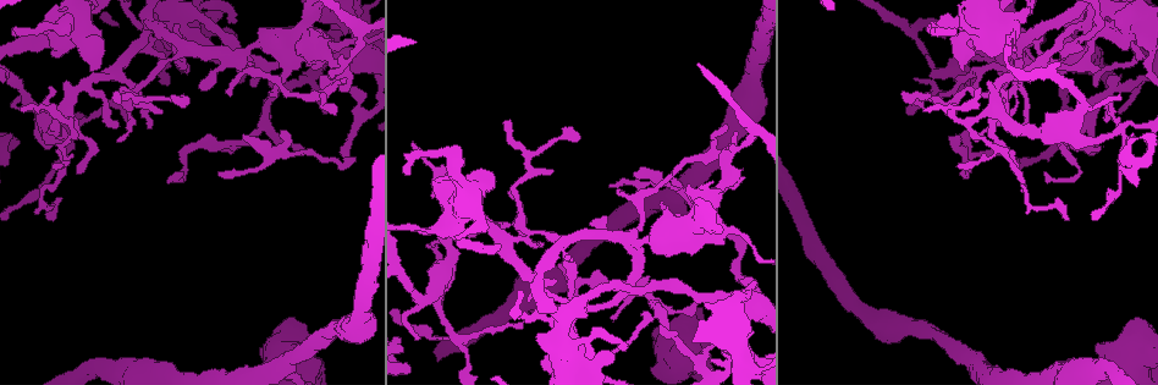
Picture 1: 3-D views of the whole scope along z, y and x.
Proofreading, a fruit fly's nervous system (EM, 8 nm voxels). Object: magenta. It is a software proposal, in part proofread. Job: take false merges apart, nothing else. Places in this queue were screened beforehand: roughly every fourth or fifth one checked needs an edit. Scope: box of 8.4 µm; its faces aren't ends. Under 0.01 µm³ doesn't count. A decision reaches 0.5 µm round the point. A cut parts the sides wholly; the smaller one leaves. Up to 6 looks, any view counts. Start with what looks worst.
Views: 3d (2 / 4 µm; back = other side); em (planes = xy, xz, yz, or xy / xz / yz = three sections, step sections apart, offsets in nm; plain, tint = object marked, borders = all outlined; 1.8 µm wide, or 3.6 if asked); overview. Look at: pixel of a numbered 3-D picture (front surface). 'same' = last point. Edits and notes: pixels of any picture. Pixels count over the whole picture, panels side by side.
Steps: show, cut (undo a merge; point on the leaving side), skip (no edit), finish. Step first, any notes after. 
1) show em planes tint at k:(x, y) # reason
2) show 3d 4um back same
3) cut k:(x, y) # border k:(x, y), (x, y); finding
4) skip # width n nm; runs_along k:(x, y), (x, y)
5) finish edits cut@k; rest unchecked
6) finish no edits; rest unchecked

show em xy step 4 tint at 1:(186, 32) # three-way junction

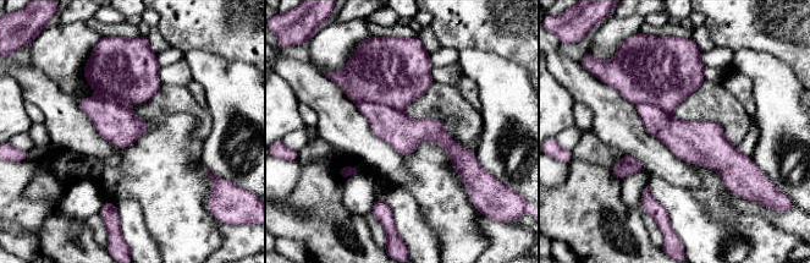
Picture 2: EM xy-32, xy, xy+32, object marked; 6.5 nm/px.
skip # runs_along 2:(671, 62), (667, 118), (729, 184); one cell here

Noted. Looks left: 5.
show em yz step 4 tint at 1:(240, 60) # four or more arms meet

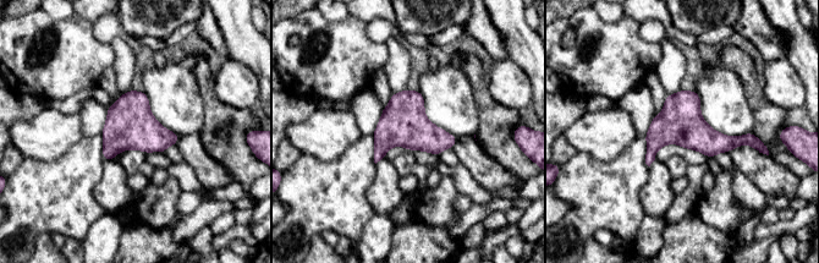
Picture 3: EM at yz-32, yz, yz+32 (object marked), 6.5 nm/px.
show em planes borders same

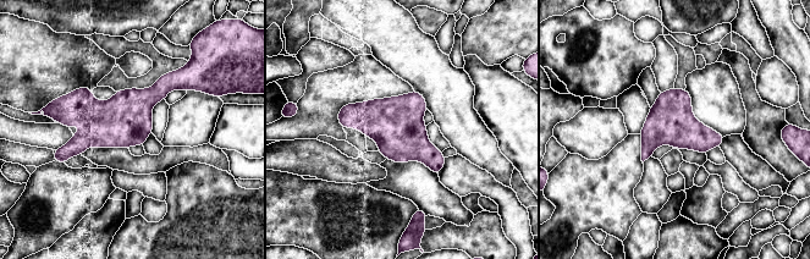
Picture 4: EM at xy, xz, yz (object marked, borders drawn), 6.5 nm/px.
skip # runs_along 4:(188, 87), (56, 115); one cell here

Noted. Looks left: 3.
show 3d 2um at 1:(521, 221) # sharp bend

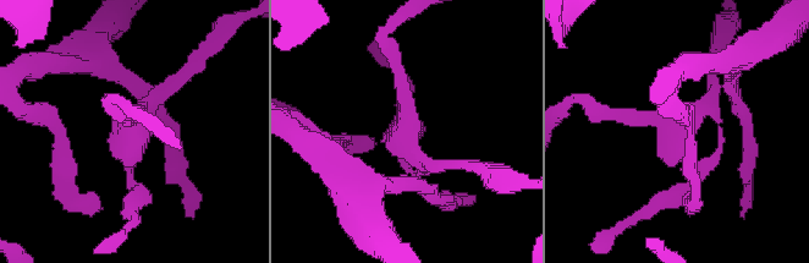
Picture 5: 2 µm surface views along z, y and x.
show em planes tint at 5:(405, 140)

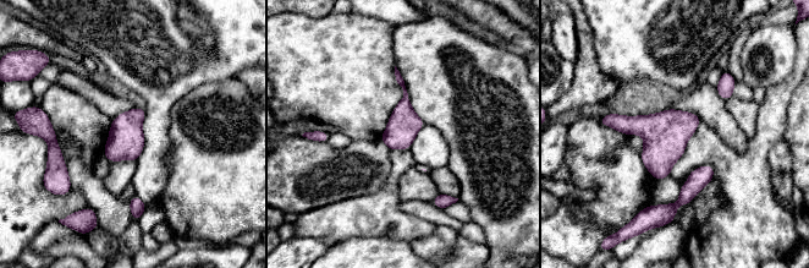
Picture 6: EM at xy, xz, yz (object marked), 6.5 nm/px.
skip # one cell here

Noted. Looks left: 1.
finish no edits; rest unchecked

